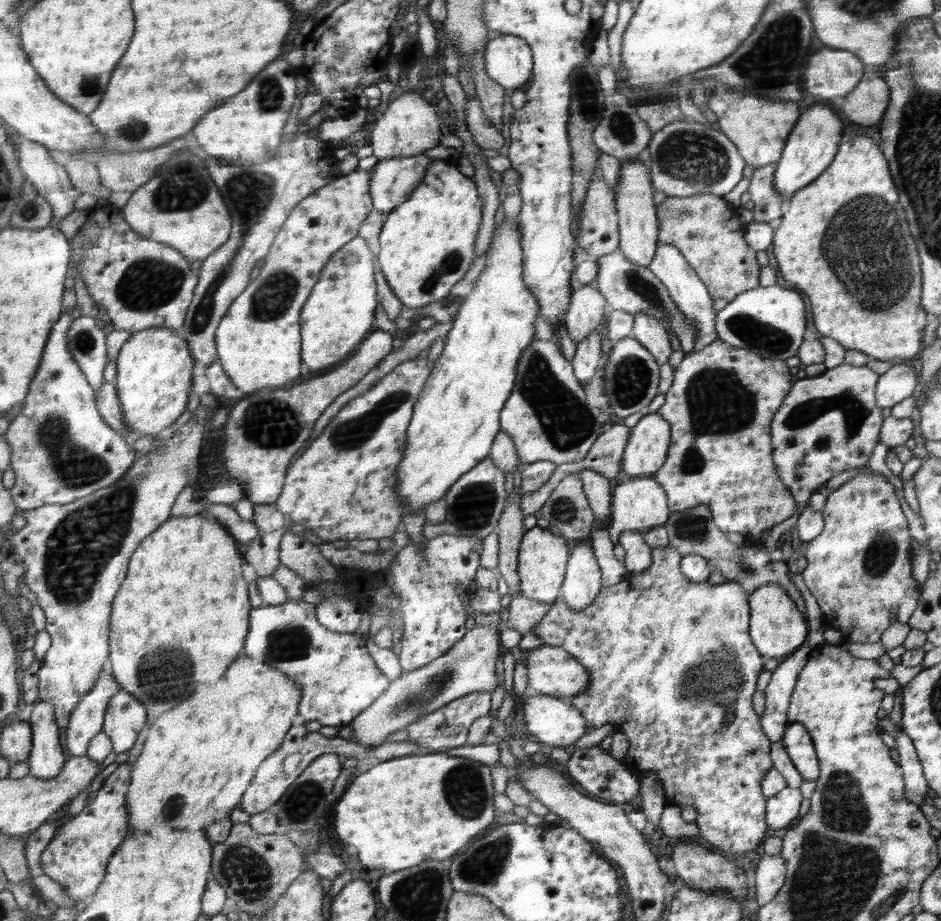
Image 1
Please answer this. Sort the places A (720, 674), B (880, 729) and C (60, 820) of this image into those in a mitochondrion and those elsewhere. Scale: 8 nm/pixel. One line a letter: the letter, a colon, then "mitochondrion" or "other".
A: mitochondrion
B: other
C: other

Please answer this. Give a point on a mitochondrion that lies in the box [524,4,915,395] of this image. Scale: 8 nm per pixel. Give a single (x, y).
(784, 35)

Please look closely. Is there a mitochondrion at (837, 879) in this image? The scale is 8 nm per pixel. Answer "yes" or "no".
yes

